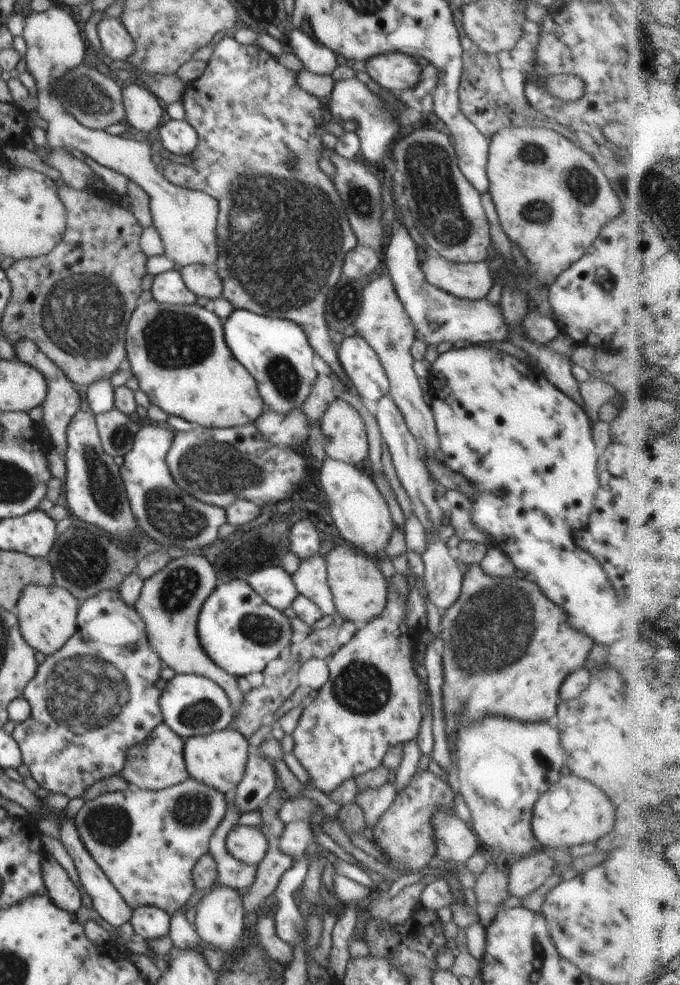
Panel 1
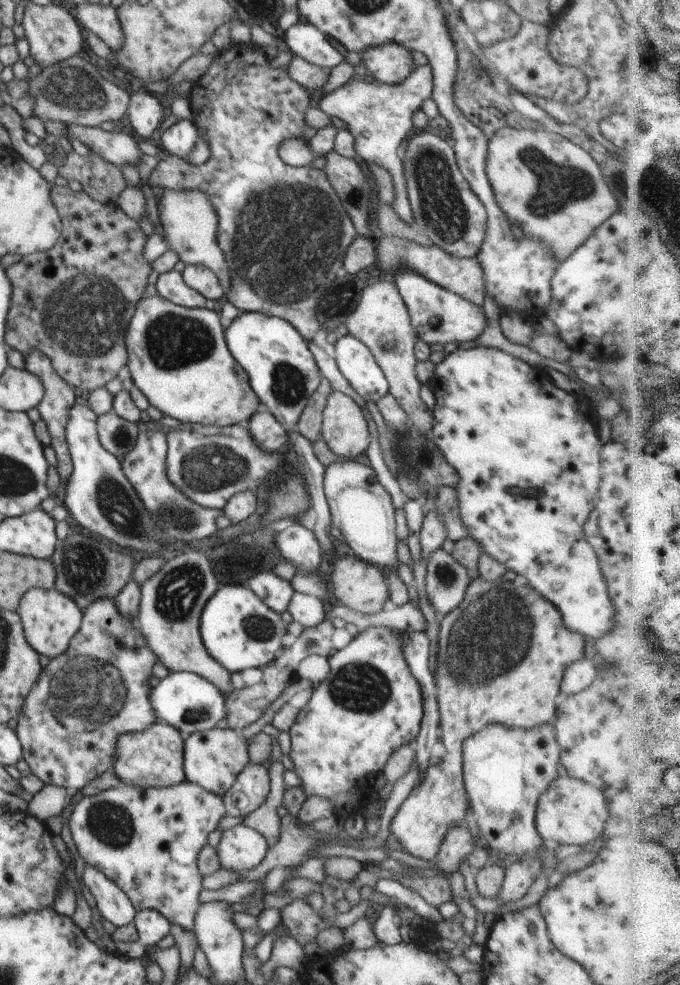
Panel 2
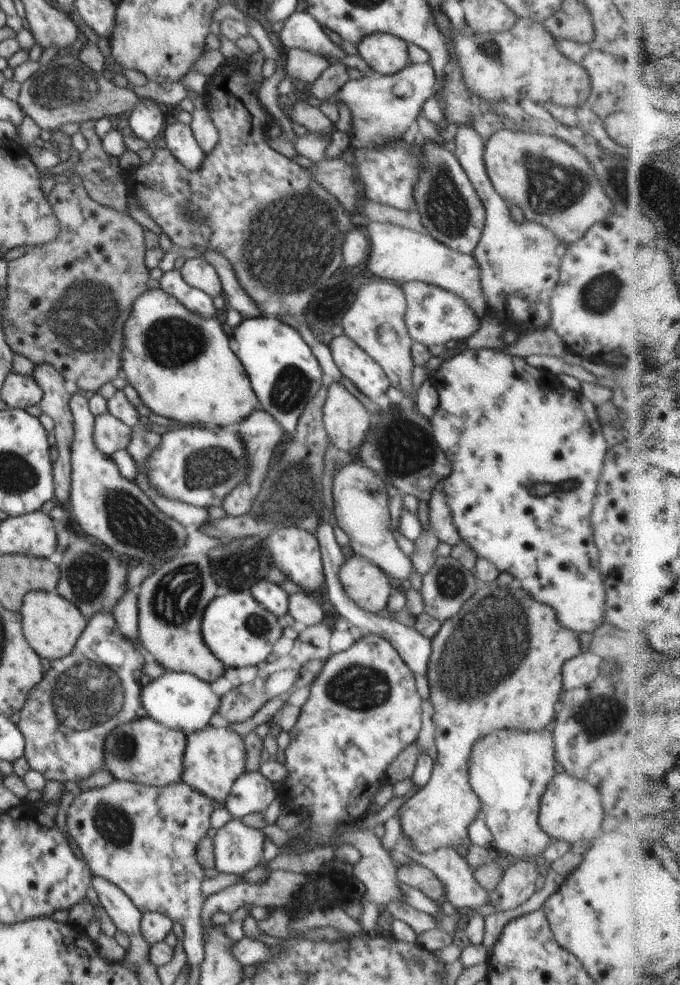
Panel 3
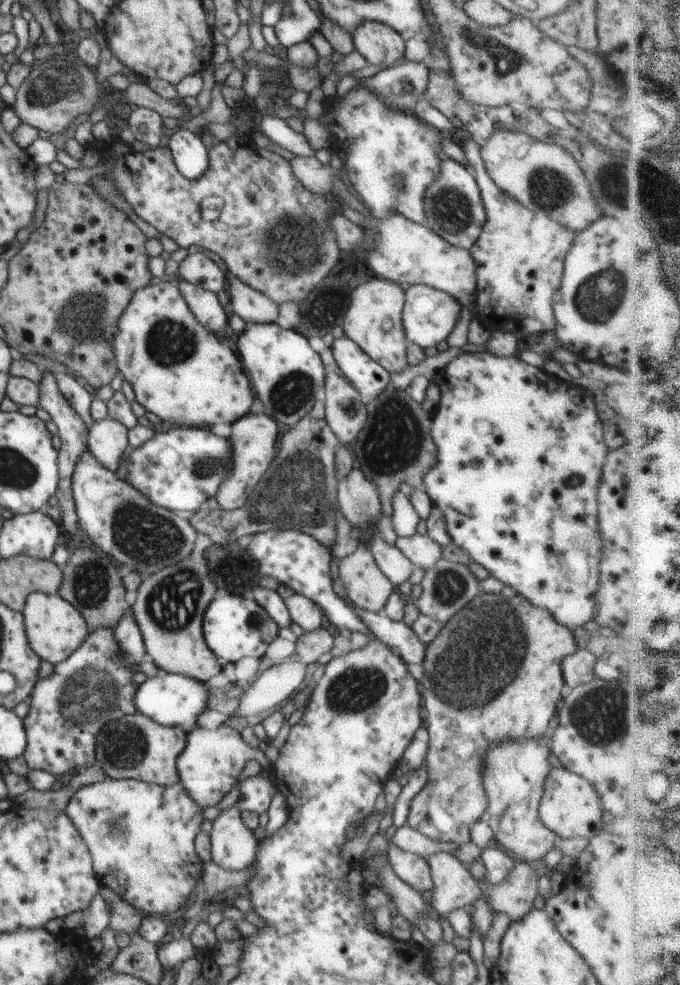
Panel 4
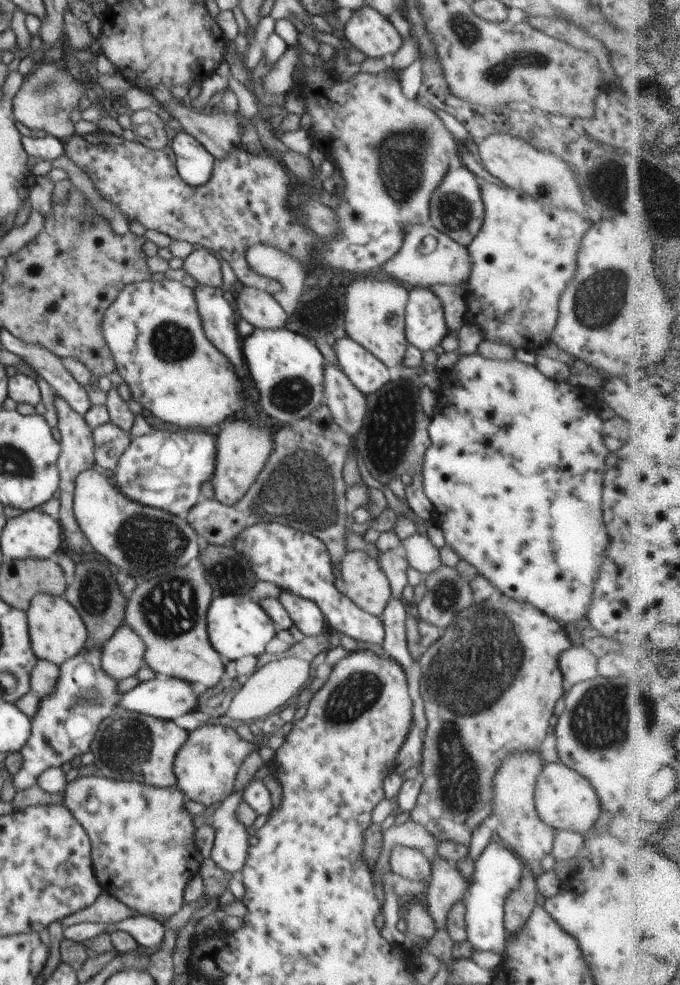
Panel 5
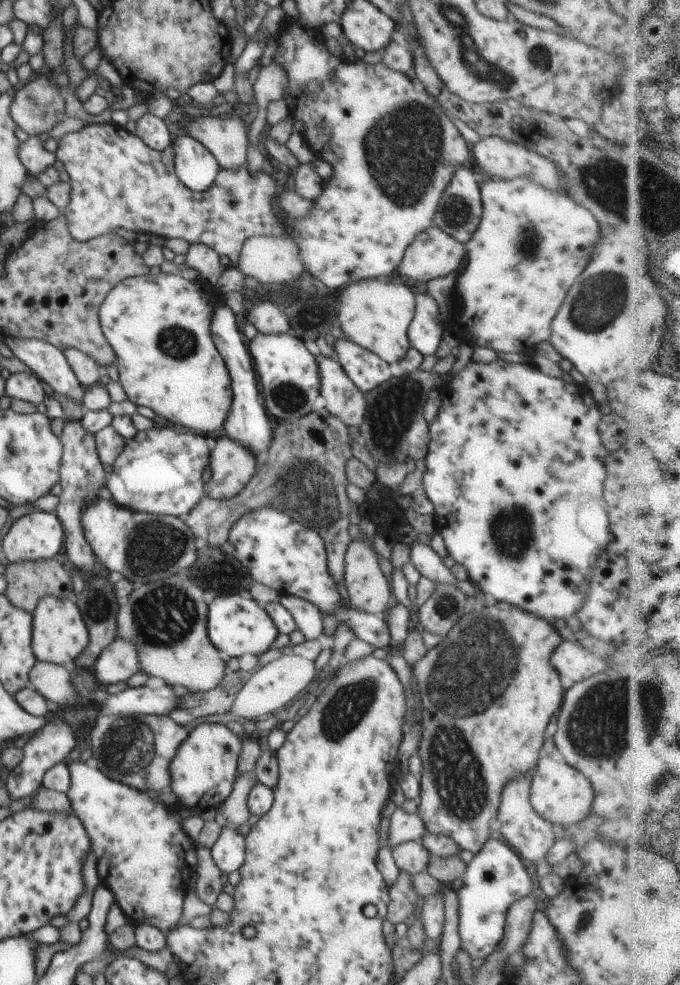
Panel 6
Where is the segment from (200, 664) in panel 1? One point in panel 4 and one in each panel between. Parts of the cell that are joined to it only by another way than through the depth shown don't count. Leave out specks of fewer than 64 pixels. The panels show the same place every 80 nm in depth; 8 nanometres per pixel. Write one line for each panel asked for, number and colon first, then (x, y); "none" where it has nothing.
2: (171, 603)
3: (171, 601)
4: (169, 609)

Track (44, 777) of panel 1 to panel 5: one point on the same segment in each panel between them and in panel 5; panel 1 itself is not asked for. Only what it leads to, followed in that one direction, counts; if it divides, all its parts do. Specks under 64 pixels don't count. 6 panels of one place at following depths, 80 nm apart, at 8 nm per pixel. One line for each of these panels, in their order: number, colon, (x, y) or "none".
2: (85, 698)
3: (84, 696)
4: (93, 686)
5: (63, 728)

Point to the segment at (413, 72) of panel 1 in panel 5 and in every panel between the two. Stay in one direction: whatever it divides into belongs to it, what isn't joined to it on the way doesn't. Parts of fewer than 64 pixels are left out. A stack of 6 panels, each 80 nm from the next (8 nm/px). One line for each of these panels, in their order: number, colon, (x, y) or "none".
2: (388, 63)
3: (384, 53)
4: (380, 45)
5: (373, 34)

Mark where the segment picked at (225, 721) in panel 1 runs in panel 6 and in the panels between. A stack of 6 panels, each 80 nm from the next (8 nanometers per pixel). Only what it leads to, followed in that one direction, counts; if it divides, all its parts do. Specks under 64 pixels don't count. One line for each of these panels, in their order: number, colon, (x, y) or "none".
2: (189, 703)
3: (183, 701)
4: (170, 699)
5: (167, 698)
6: (143, 700)

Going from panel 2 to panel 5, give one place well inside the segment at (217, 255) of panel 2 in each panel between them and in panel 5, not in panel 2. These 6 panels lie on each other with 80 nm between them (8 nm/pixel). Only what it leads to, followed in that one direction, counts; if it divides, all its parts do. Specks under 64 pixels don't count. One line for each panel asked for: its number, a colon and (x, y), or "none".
3: (236, 297)
4: (254, 308)
5: (261, 310)

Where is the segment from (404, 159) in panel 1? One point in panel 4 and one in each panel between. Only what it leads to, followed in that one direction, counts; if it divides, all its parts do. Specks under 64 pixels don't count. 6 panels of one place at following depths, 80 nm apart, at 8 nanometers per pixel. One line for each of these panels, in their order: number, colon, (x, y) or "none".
2: (445, 208)
3: (450, 209)
4: (453, 205)

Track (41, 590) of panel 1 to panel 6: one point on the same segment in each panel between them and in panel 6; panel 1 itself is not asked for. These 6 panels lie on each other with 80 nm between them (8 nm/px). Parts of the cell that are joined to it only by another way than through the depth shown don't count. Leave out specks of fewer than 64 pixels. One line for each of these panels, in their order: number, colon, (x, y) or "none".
2: (50, 620)
3: (51, 624)
4: (55, 629)
5: (57, 633)
6: (59, 636)

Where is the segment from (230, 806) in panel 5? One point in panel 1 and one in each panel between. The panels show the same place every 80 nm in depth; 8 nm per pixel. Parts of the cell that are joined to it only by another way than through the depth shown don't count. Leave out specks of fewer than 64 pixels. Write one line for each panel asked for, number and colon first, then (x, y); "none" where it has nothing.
1: (247, 844)
2: (241, 848)
3: (237, 848)
4: (233, 847)

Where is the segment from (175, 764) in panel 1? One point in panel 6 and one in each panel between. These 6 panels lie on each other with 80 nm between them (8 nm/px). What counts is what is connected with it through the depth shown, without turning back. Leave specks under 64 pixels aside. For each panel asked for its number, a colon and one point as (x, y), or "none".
2: (154, 757)
3: (145, 752)
4: (136, 747)
5: (129, 746)
6: (137, 750)

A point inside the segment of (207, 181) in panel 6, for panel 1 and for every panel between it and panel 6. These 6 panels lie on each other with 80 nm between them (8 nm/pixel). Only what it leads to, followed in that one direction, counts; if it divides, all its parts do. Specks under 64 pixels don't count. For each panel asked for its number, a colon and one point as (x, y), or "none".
1: (178, 136)
2: (180, 139)
3: (180, 142)
4: (190, 154)
5: (194, 164)

